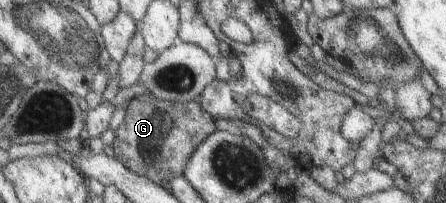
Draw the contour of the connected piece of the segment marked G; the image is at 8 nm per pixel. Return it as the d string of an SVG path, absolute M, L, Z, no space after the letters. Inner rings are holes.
M143 93L134 96L124 106L123 120L114 130L114 138L110 144L113 158L117 159L125 168L139 176L146 176L158 185L163 185L171 177L182 174L188 156L191 156L195 147L215 130L215 119L205 112L196 100L186 103L160 101L149 93Z

